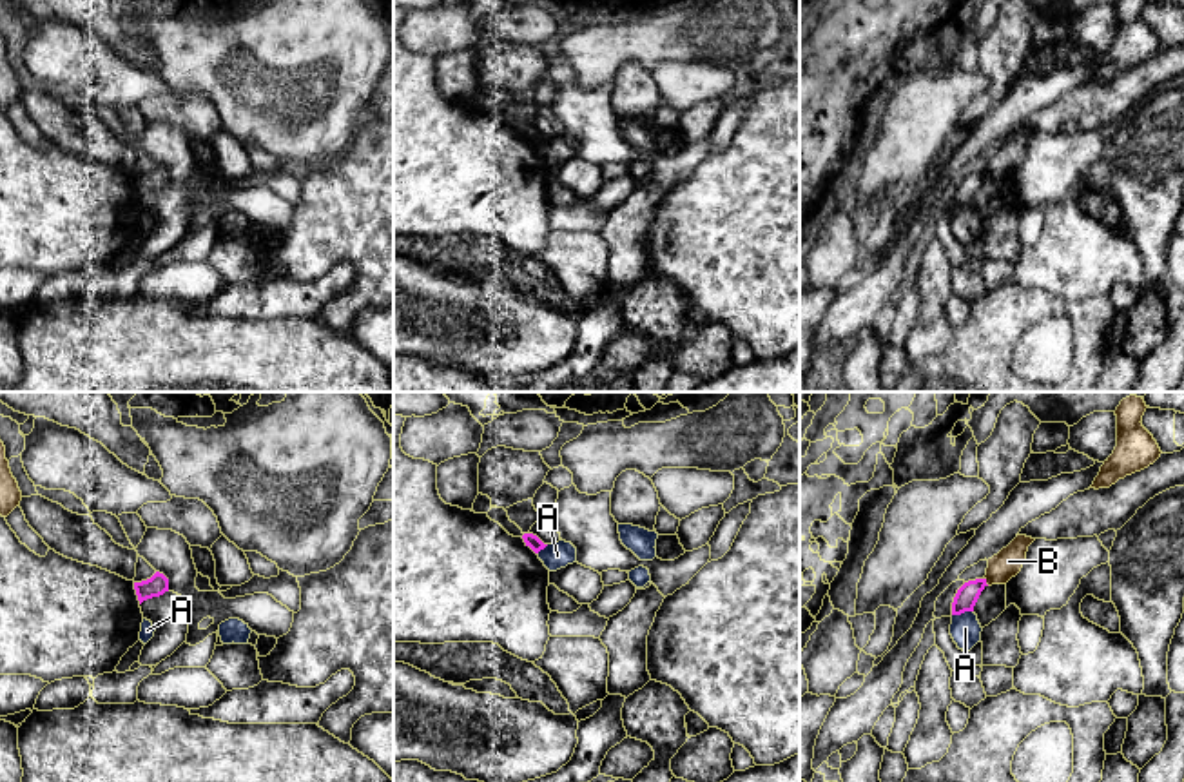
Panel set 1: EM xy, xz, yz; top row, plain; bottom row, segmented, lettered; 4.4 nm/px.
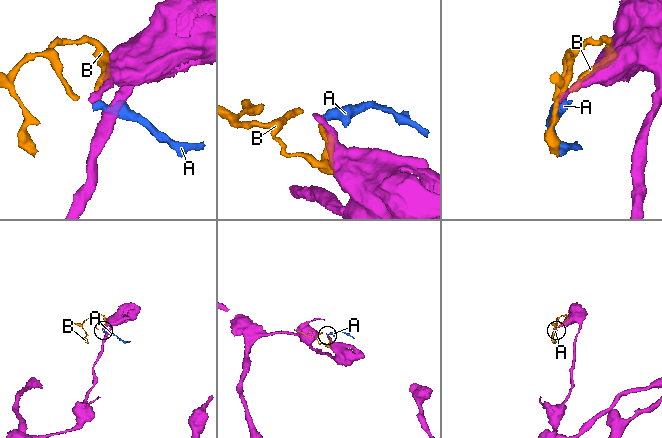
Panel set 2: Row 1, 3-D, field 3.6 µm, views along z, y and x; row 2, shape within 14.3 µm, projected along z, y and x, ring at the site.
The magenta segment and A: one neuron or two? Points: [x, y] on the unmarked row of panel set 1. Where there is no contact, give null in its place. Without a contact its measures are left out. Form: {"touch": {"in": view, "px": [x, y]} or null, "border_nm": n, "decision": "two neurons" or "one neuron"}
{"touch": {"in": "yz", "px": [961, 205]}, "border_nm": 100, "decision": "two neurons"}

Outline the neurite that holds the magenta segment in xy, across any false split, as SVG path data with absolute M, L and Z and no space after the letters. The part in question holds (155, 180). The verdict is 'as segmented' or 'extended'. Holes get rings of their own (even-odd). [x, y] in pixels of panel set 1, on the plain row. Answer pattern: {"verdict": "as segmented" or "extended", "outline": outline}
{"verdict": "as segmented", "outline": "M156 165L150 172L134 176L134 183L141 198L147 192L160 191L169 185L169 172L163 167Z"}

